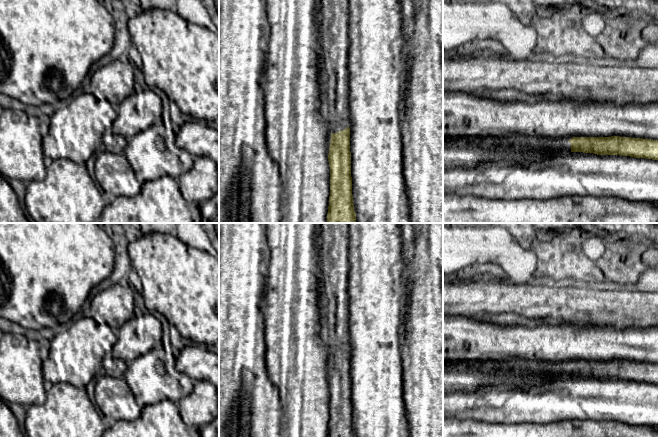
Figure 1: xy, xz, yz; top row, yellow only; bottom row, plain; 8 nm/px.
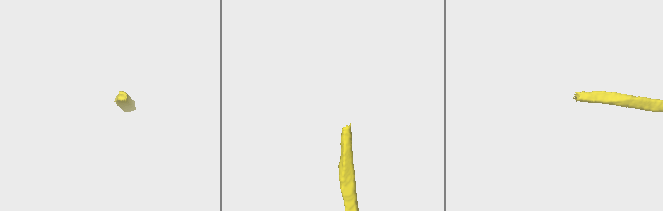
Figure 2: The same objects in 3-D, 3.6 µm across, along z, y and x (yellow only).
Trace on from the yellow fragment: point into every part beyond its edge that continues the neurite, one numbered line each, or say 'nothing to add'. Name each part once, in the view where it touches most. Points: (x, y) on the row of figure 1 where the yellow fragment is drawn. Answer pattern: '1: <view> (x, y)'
1: xz (332, 14)

